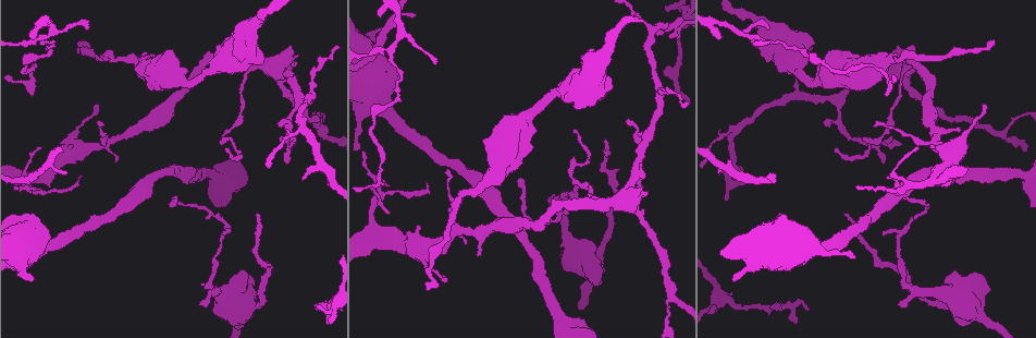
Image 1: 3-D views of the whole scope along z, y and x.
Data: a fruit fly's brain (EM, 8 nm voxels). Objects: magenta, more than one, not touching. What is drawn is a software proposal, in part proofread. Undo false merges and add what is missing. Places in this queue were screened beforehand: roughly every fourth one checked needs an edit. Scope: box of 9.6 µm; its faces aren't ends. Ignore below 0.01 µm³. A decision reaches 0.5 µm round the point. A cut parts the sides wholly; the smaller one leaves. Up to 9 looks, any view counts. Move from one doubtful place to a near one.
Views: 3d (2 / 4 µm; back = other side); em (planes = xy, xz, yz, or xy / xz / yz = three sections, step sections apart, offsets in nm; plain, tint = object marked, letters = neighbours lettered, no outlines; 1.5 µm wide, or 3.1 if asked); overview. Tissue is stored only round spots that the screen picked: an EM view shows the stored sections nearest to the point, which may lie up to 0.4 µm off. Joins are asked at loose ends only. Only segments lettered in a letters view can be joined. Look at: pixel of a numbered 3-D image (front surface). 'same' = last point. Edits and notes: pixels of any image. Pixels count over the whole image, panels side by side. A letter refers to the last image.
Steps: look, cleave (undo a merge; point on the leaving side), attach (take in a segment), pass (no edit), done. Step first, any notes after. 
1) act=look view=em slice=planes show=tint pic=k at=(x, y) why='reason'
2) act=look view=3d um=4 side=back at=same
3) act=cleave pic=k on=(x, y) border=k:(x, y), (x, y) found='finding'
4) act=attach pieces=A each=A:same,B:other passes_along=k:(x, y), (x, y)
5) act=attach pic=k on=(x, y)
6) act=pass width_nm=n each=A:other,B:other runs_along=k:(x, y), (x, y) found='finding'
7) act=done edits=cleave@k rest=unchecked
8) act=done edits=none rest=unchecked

act=look view=em slice=planes show=letters pic=1 at=(115, 161) why='free end'

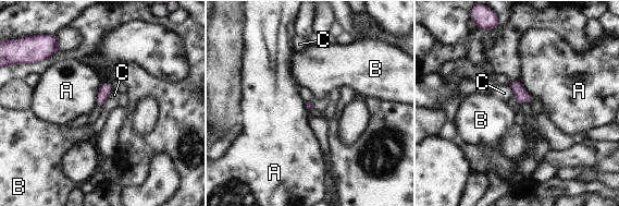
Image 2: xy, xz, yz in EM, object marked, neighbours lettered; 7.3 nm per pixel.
act=pass each=A:other,B:other,C:other border=2:(106, 81), (99, 87), (98, 108) found='none of them fits'

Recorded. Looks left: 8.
act=look view=3d um=2 side=back pic=1 at=(271, 268) why='abrupt turn'

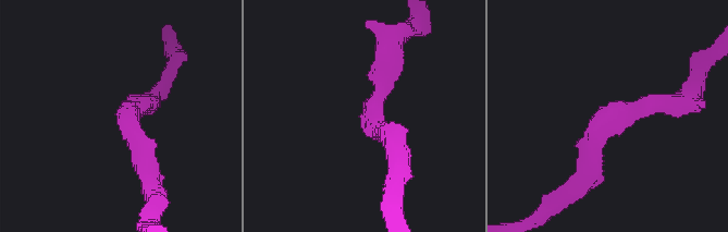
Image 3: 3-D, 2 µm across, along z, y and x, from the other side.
act=look view=em slice=xy step=4 show=tint pic=3 at=(374, 107) arm_widths_nm=160,200

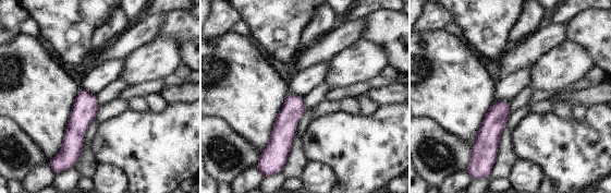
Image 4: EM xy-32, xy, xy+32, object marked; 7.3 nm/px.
act=look view=em slice=planes show=letters at=same why='another direction'

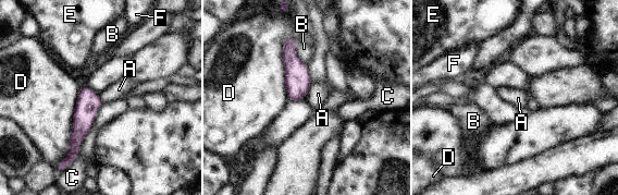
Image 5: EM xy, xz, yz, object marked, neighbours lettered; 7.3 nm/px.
act=pass longest_contact=D:600nm each=A:other,B:other,C:other,D:other,E:other,F:other runs_along=5:(84, 89), (84, 118), (70, 157) found='continuous, no second neuron'

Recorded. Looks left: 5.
act=look view=3d um=2 side=back pic=1 at=(171, 206) why='free end'

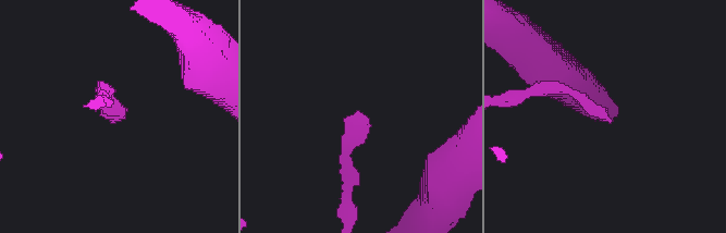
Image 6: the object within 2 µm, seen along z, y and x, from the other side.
act=look view=em slice=xy step=8 show=letters pic=6 at=(364, 116) why='shape alone is not enough'

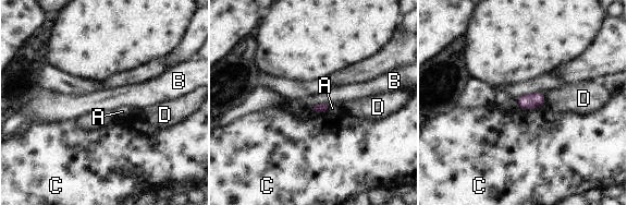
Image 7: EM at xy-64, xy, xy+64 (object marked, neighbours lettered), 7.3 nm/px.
act=look view=em slice=planes show=letters at=same why='another direction'

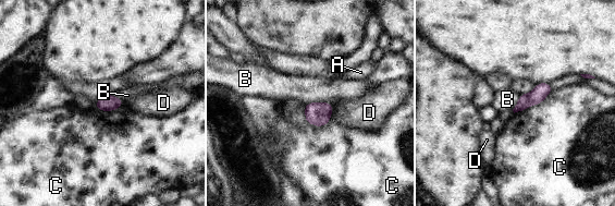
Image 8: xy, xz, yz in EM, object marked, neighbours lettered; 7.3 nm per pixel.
act=pass width_nm=110 each=A:other,B:other,C:other,D:other border=8:(305, 104), (321, 101), (334, 106) found='none of them fits'

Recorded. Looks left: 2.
act=look view=3d um=2 pic=1 at=(80, 40) why='long arm stops here'

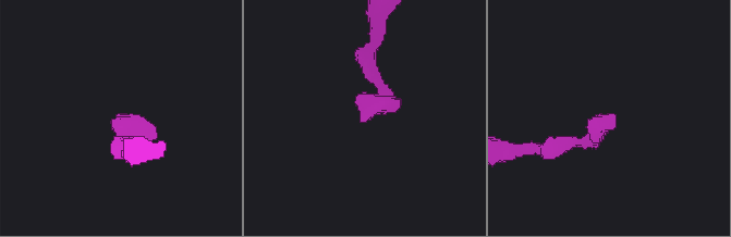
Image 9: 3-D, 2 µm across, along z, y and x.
act=look view=em slice=planes show=letters pic=9 at=(615, 115) why='now the EM'

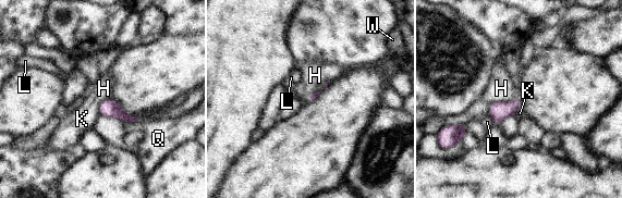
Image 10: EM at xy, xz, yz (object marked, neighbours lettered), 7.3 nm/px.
act=pass each=H:other,K:other,L:other,Q:other,W:other found='none of them fits'

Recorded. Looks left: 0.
act=done edits=none rest=unchecked

